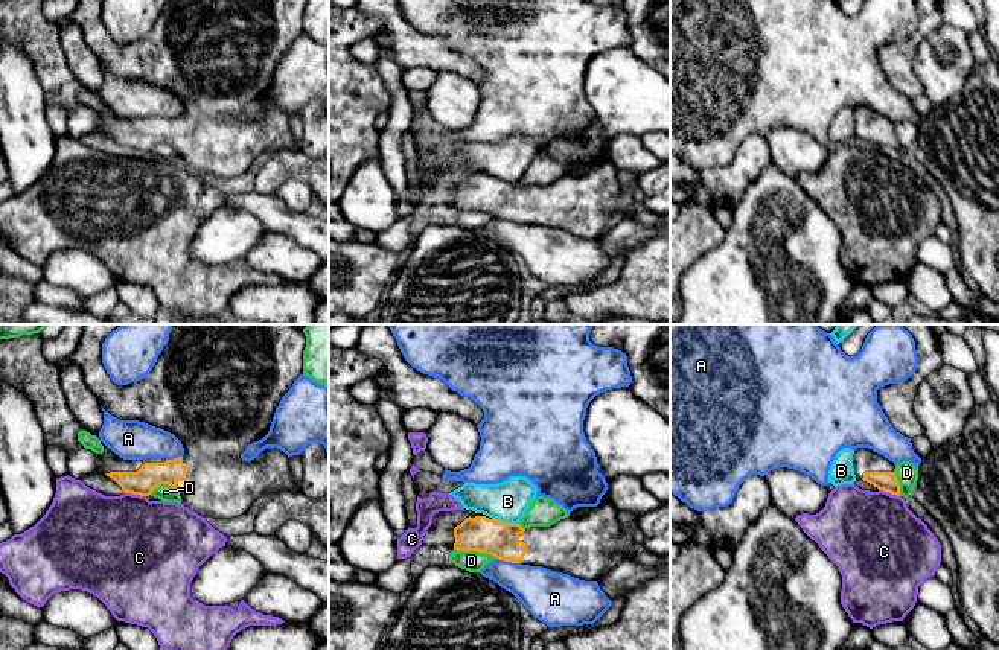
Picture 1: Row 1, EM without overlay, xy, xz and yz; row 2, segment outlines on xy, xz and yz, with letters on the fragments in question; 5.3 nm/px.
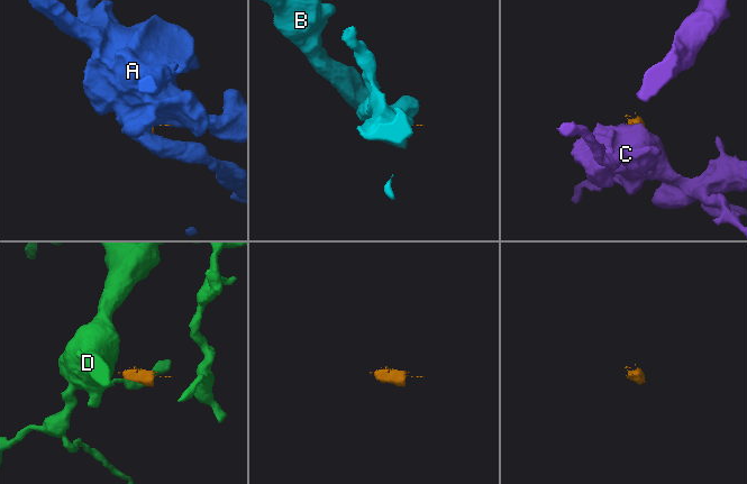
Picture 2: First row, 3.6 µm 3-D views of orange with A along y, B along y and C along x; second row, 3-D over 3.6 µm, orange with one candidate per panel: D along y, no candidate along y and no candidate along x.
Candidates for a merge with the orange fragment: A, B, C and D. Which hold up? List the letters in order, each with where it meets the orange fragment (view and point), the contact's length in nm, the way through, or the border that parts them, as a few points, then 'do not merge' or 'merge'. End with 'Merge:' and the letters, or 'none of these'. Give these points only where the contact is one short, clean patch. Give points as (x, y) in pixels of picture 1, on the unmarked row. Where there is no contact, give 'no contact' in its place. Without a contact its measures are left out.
A: meets orange in xz at (509, 219); contact 130 nm long; do not merge
B: meets orange in xz at (503, 180); contact 140 nm long; border along xz (492, 175), (517, 183); do not merge
C: meets orange in xy at (136, 152); contact 110 nm long; do not merge
D: meets orange in xz at (475, 209); contact 240 nm long; do not merge
Merge: none of these

